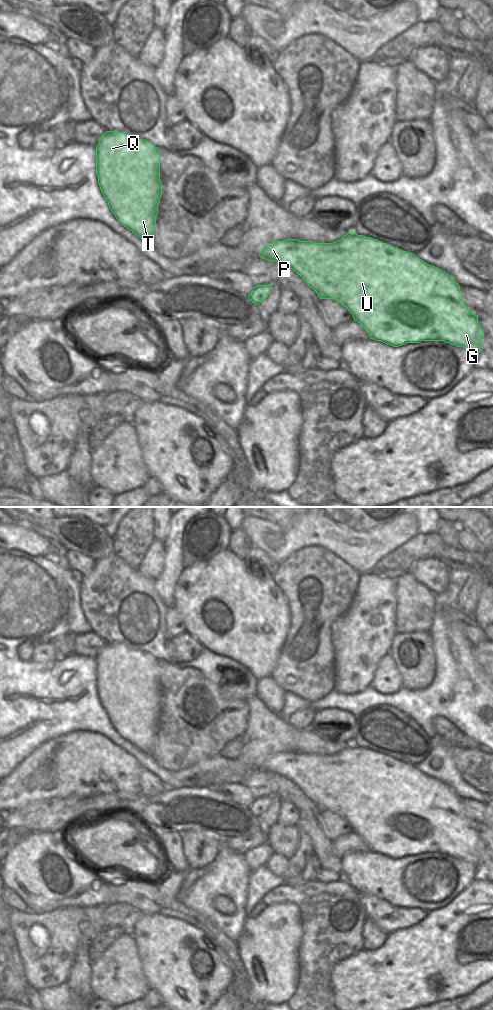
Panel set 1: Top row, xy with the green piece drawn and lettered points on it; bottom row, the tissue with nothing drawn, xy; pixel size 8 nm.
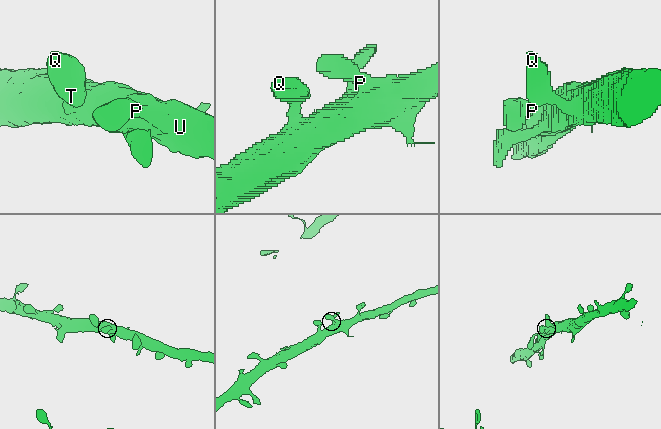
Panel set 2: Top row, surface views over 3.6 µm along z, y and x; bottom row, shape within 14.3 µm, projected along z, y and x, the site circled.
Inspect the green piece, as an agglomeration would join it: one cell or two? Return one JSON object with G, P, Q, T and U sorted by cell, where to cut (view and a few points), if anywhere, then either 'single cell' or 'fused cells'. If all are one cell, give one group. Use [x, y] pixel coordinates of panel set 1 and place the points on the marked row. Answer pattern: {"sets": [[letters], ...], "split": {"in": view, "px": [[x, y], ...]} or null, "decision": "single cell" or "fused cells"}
{"sets": [["G", "P", "Q", "T", "U"]], "split": null, "decision": "single cell"}

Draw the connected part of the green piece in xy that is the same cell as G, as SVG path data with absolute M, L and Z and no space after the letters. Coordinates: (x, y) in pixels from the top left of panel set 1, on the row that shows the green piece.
M348 232L333 243L313 243L287 239L264 247L259 257L281 263L295 271L320 299L333 299L343 305L369 334L370 339L393 347L421 341L443 341L476 353L484 332L475 315L465 304L460 286L445 271L425 263L415 254L403 251L371 237Z

